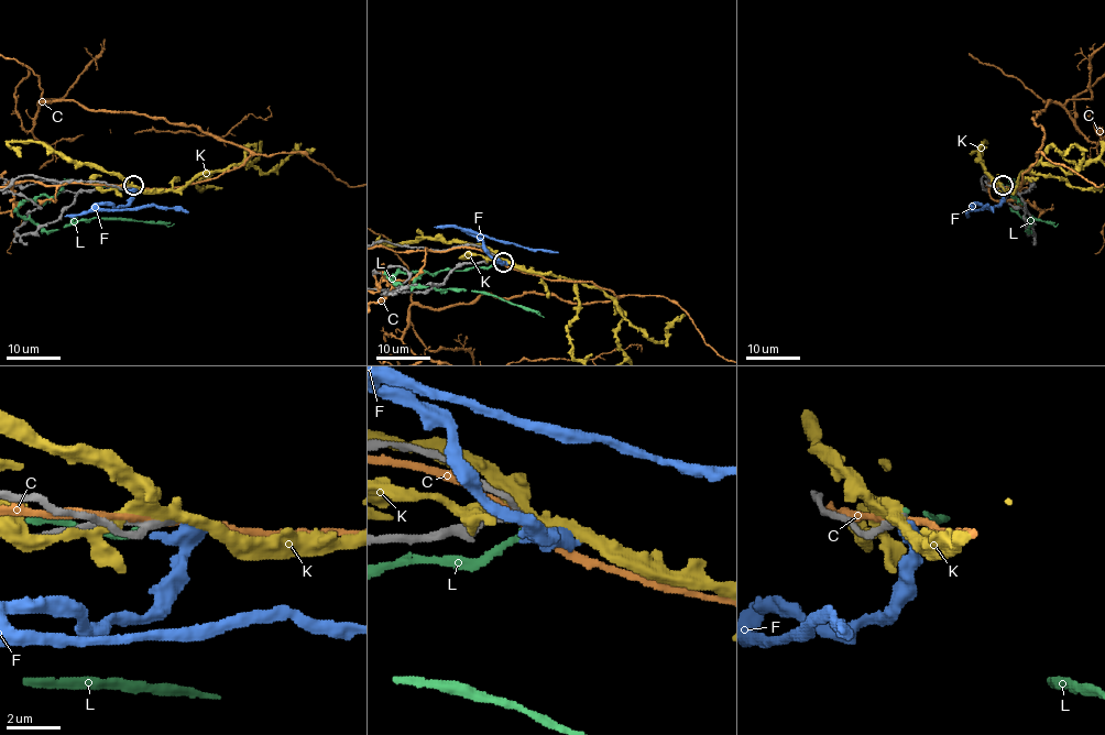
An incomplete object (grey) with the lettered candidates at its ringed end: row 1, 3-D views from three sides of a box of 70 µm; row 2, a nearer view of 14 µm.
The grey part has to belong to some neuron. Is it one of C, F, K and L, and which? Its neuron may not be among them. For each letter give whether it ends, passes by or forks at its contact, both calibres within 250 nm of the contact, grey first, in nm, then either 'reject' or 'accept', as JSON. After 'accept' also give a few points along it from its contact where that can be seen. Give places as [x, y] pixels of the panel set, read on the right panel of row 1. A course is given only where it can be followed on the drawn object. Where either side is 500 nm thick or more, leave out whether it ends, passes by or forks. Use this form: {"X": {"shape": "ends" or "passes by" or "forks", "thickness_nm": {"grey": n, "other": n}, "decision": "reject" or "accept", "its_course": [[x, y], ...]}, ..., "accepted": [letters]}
{"C": {"shape": "passes by", "thickness_nm": {"grey": 300, "other": 260}, "decision": "reject"}, "F": {"shape": "passes by", "thickness_nm": {"grey": 280, "other": 440}, "decision": "reject"}, "K": {"shape": "passes by", "thickness_nm": {"grey": 300, "other": 460}, "decision": "reject"}, "L": {"shape": "ends", "thickness_nm": {"grey": 320, "other": 260}, "decision": "reject"}, "accepted": []}

